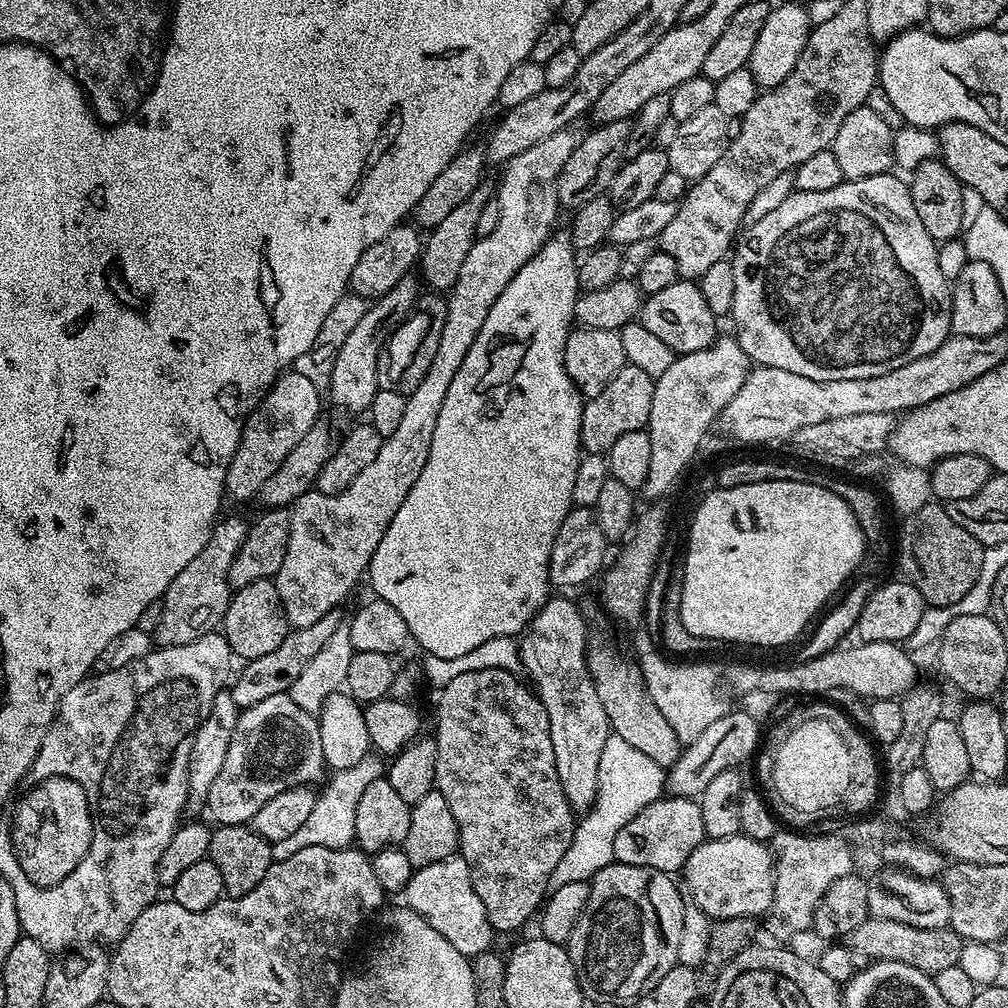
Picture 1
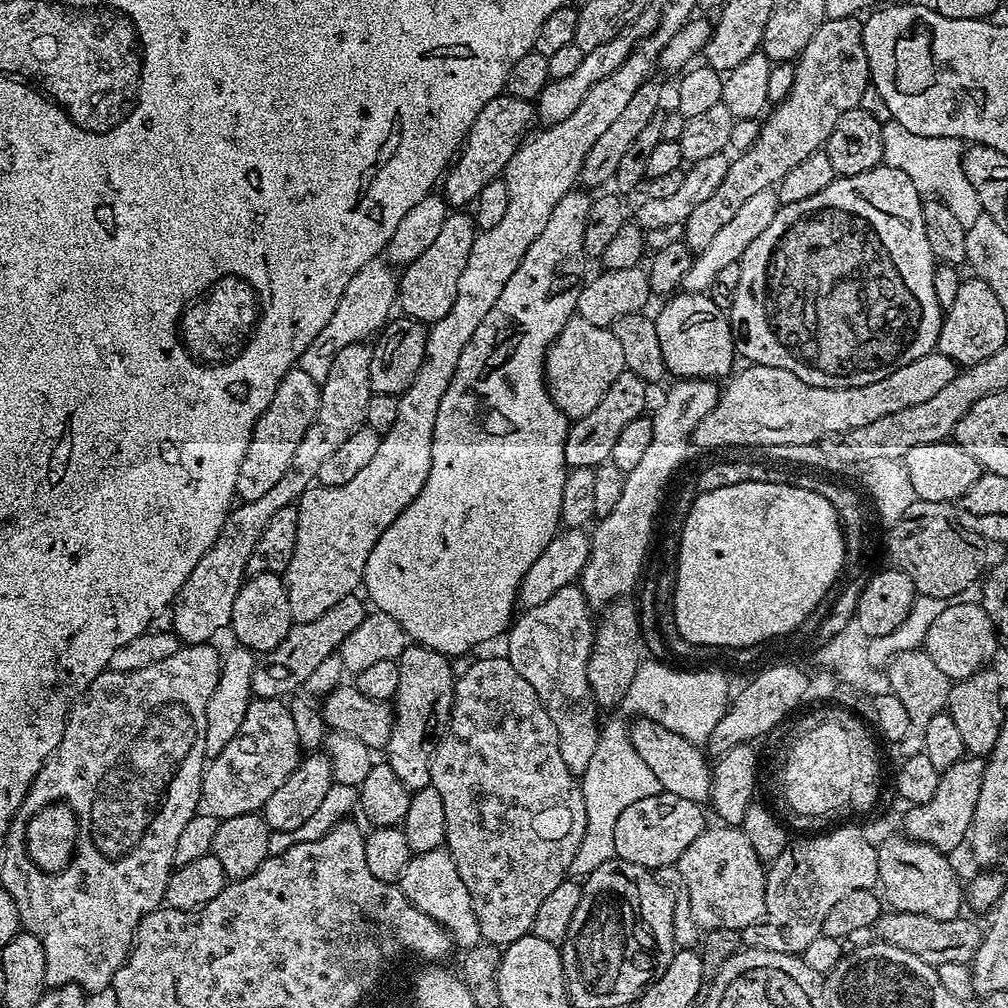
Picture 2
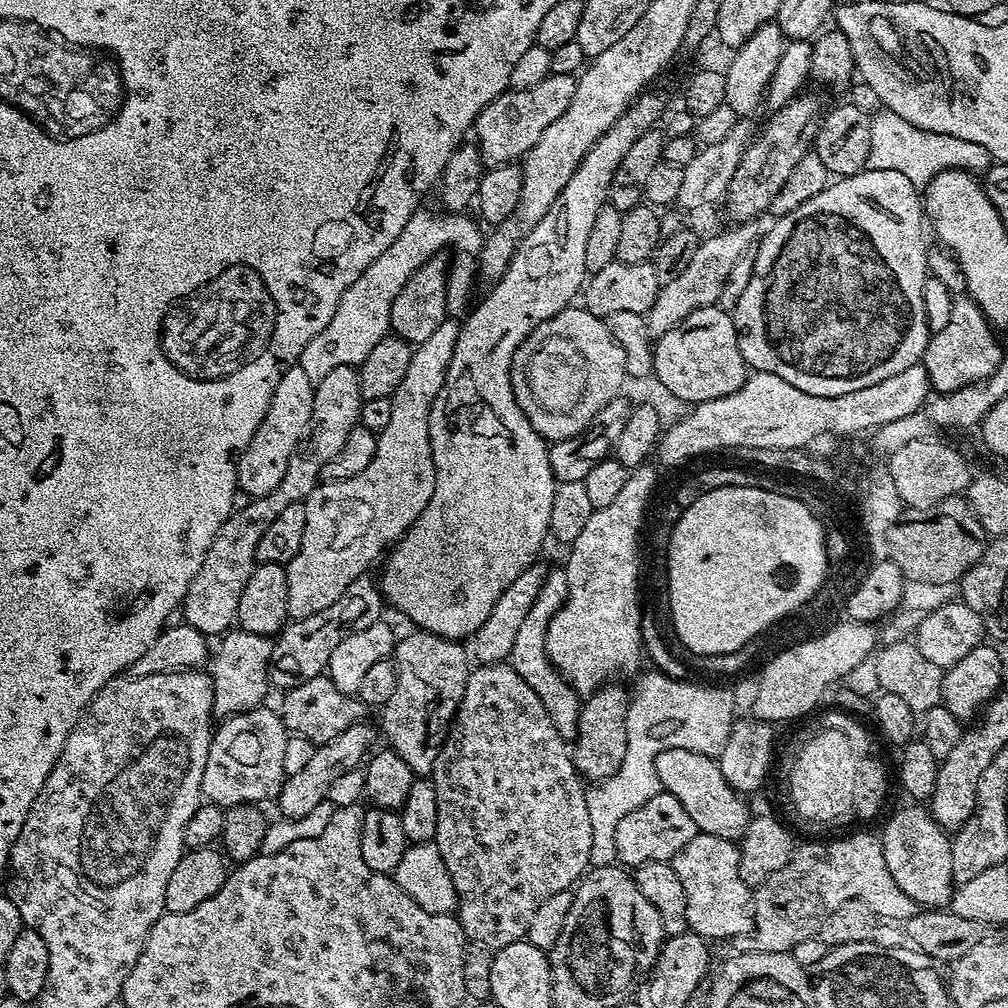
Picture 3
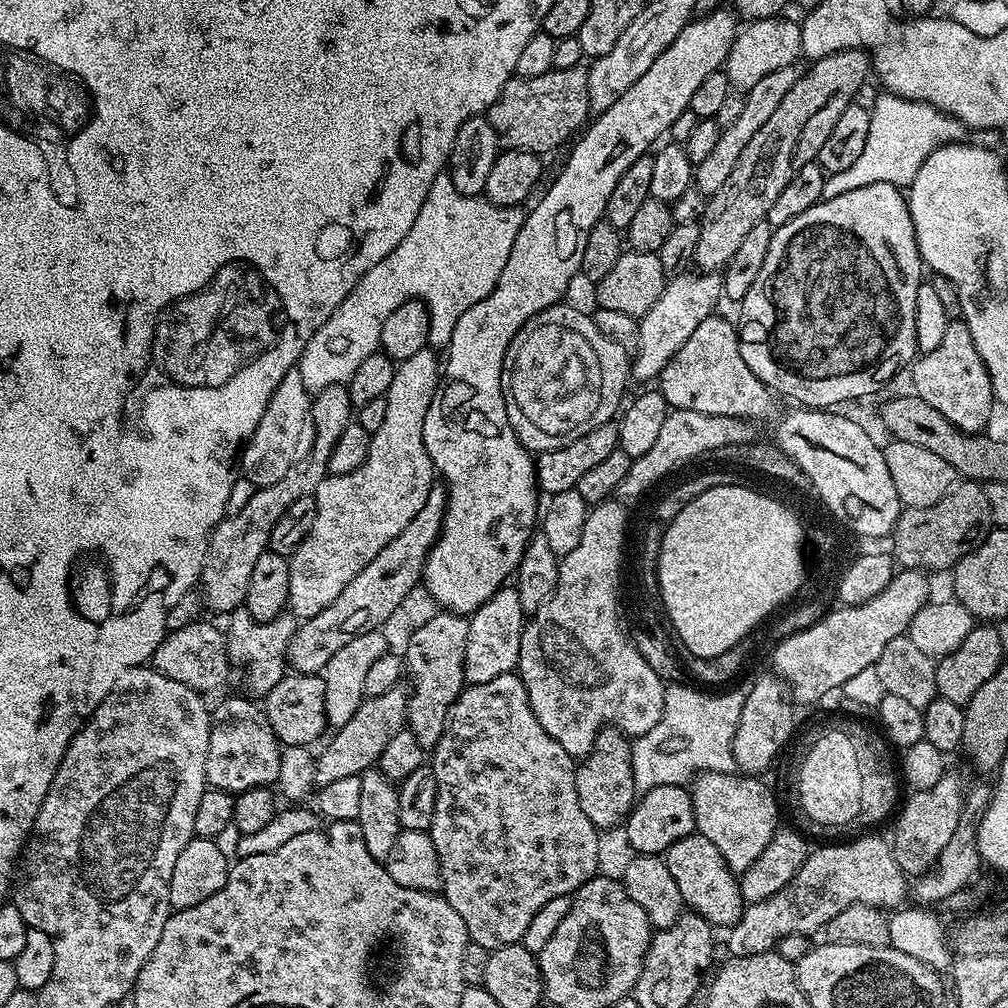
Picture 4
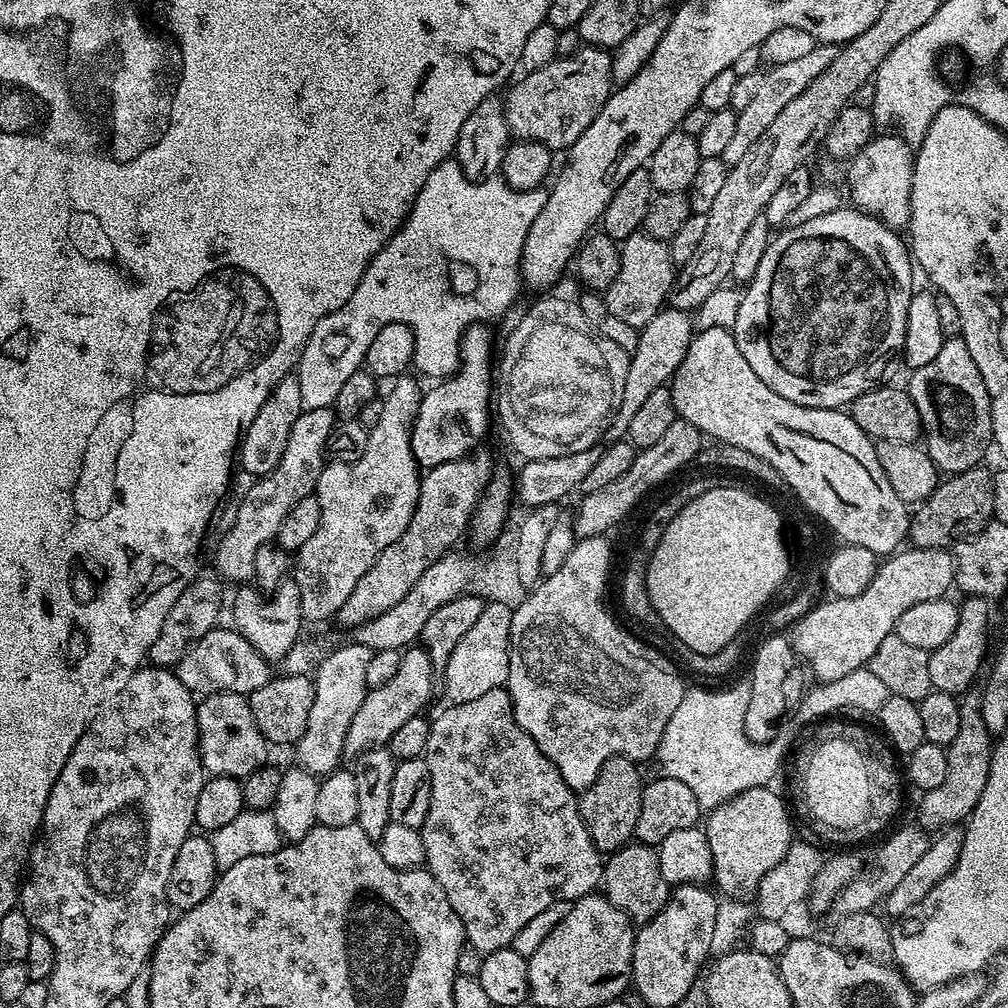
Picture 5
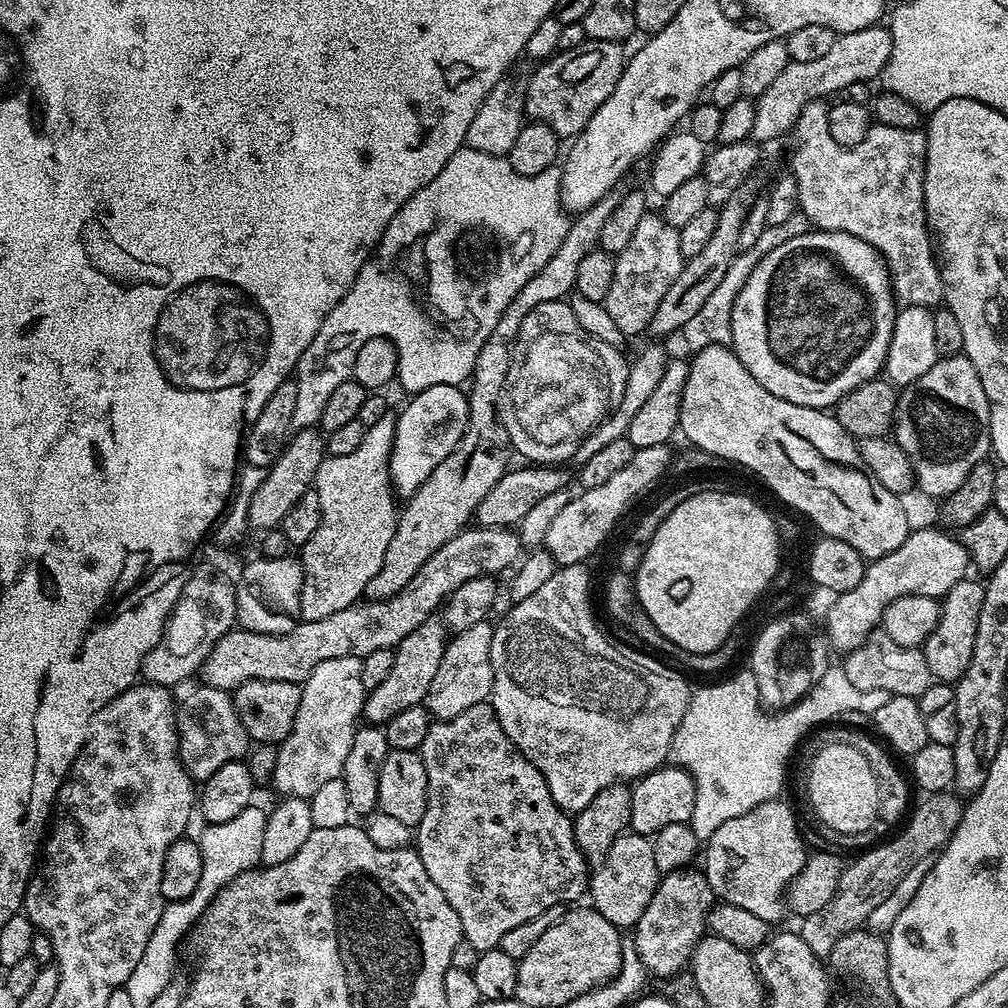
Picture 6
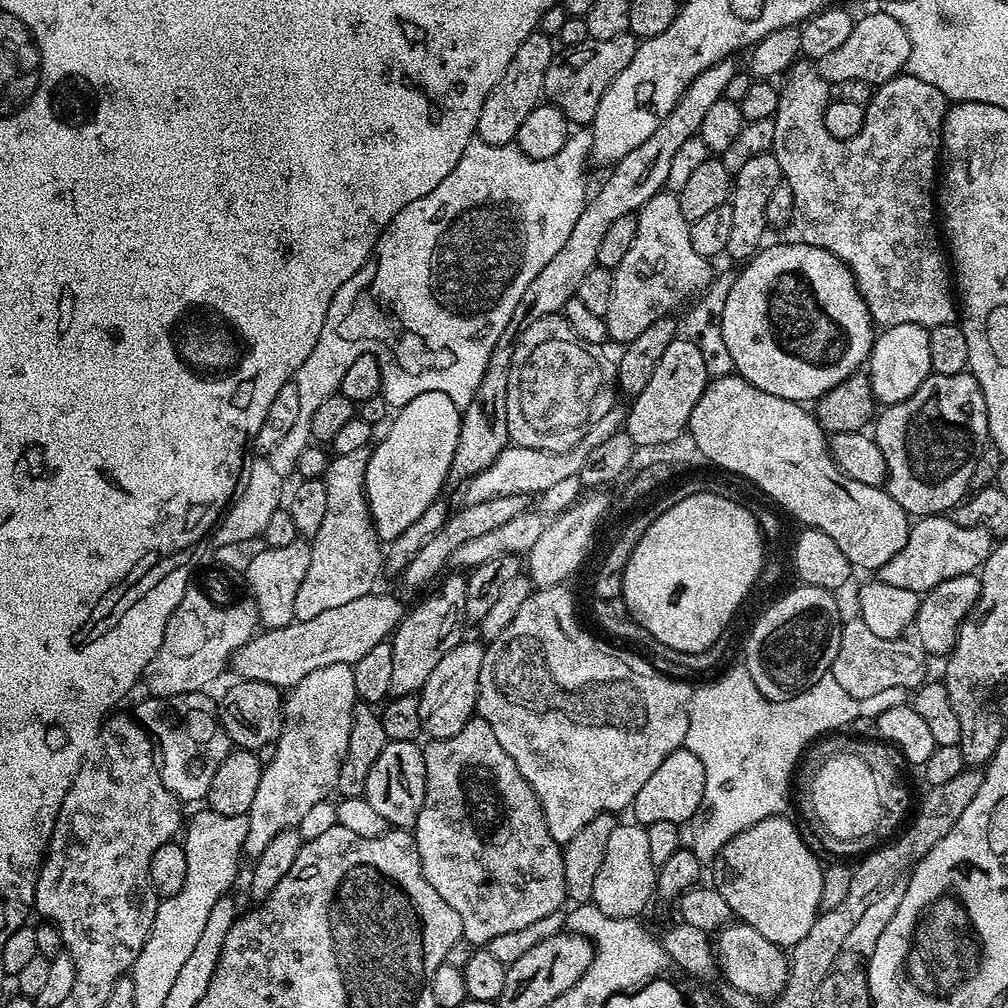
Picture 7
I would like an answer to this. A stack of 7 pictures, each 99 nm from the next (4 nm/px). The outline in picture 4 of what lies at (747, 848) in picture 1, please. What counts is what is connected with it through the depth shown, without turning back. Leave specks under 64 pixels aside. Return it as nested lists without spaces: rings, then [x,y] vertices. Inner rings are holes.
[[[699,834],[678,838],[678,842],[674,842],[674,846],[667,848],[662,855],[666,866],[670,866],[674,882],[678,882],[678,890],[685,905],[691,911],[706,918],[717,929],[728,930],[737,924],[746,907],[740,893],[740,881],[737,873],[726,866],[726,858],[718,854],[718,846],[714,846],[710,838]]]

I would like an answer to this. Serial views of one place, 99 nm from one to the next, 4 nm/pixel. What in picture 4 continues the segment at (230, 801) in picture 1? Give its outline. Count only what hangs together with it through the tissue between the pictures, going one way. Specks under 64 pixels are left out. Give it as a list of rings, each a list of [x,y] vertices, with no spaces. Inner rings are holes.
[[[232,696],[229,700],[222,701],[211,713],[210,744],[220,744],[220,760],[216,760],[216,776],[211,787],[223,792],[239,794],[251,788],[267,788],[275,785],[278,778],[282,745],[277,740],[263,707],[248,700]]]

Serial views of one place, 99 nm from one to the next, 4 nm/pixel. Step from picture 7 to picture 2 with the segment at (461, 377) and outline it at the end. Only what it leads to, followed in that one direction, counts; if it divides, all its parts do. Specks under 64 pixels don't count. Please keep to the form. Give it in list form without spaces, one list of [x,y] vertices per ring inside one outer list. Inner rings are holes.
[[[377,258],[362,266],[362,270],[358,270],[354,278],[350,278],[350,286],[346,286],[338,302],[338,310],[334,310],[330,322],[322,326],[322,334],[318,334],[318,338],[314,338],[314,342],[310,342],[308,349],[301,354],[299,368],[306,370],[306,374],[310,374],[310,378],[314,378],[316,384],[323,384],[334,354],[342,350],[342,346],[363,344],[369,339],[368,335],[371,337],[379,333],[380,329],[388,323],[390,319],[388,311],[394,308],[397,300],[397,273],[383,259]]]

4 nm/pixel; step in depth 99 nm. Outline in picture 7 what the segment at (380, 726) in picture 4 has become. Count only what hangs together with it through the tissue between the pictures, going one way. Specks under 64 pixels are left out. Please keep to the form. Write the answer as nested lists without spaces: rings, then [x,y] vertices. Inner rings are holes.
[[[463,575],[443,577],[444,585],[433,596],[428,596],[416,609],[409,611],[390,637],[394,650],[394,671],[390,678],[391,695],[410,696],[419,693],[426,678],[434,674],[434,666],[454,650],[465,639],[467,579]]]

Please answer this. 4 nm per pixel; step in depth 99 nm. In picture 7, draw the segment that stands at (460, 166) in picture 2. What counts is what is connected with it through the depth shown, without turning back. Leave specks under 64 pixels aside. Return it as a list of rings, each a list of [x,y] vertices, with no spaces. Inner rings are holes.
[[[625,34],[618,38],[605,40],[589,39],[588,43],[570,48],[553,55],[550,70],[546,70],[544,96],[547,103],[553,104],[569,122],[576,126],[591,125],[594,114],[598,114],[598,102],[602,102],[602,94],[630,66],[630,58],[636,53],[637,37]]]

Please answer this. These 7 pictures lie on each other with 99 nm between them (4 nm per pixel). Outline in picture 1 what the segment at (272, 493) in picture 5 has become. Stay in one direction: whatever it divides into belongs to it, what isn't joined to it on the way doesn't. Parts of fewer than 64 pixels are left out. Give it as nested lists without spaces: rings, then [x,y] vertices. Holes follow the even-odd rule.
[[[409,274],[394,286],[384,296],[371,301],[365,307],[362,318],[358,318],[358,323],[350,334],[346,334],[346,342],[338,350],[338,354],[332,360],[332,377],[326,389],[327,395],[332,395],[332,400],[344,412],[367,413],[370,402],[374,402],[374,394],[380,391],[378,386],[378,354],[386,346],[386,342],[398,330],[398,326],[410,315],[415,308],[422,288],[417,277]],[[226,516],[217,519],[210,534],[210,542],[206,542],[202,554],[198,554],[194,562],[188,563],[186,570],[182,570],[182,574],[178,574],[178,578],[174,578],[174,582],[170,582],[162,593],[158,604],[160,621],[154,629],[154,640],[159,647],[182,646],[221,627],[233,593],[233,589],[228,586],[230,562],[234,562],[242,542],[246,542],[250,527],[247,519],[244,521],[240,516]]]

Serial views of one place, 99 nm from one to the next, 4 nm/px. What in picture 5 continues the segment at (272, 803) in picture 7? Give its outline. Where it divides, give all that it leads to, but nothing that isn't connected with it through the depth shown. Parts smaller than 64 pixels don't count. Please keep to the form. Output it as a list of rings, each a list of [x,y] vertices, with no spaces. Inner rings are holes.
[[[349,642],[334,649],[325,660],[323,657],[315,669],[314,706],[310,706],[306,730],[302,738],[296,741],[294,751],[295,763],[317,778],[323,778],[341,767],[340,760],[344,756],[344,743],[350,722],[354,722],[354,714],[358,714],[358,706],[362,706],[362,698],[368,692],[366,665],[372,653],[372,649],[364,644]]]

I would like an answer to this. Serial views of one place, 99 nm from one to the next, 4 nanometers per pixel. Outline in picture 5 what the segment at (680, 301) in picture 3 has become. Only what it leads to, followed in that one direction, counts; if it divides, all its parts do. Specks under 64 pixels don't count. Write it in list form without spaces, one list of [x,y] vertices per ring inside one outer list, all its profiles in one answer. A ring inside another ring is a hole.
[[[669,307],[667,310],[661,310],[654,318],[650,318],[650,322],[645,328],[639,329],[639,333],[638,346],[631,352],[628,361],[626,387],[622,390],[622,406],[618,406],[616,415],[604,429],[603,439],[608,442],[625,439],[630,430],[631,419],[646,402],[646,398],[650,398],[654,390],[665,387],[671,381],[692,341],[694,320],[689,313]]]

